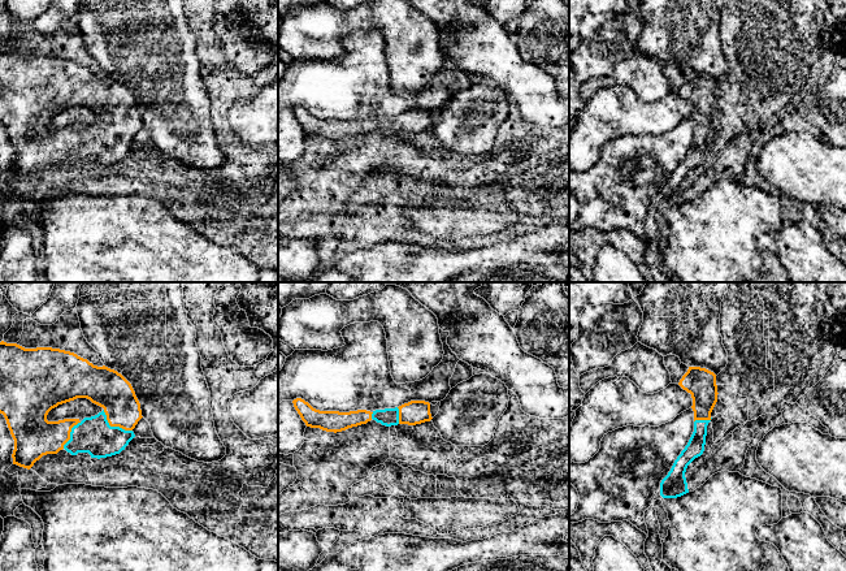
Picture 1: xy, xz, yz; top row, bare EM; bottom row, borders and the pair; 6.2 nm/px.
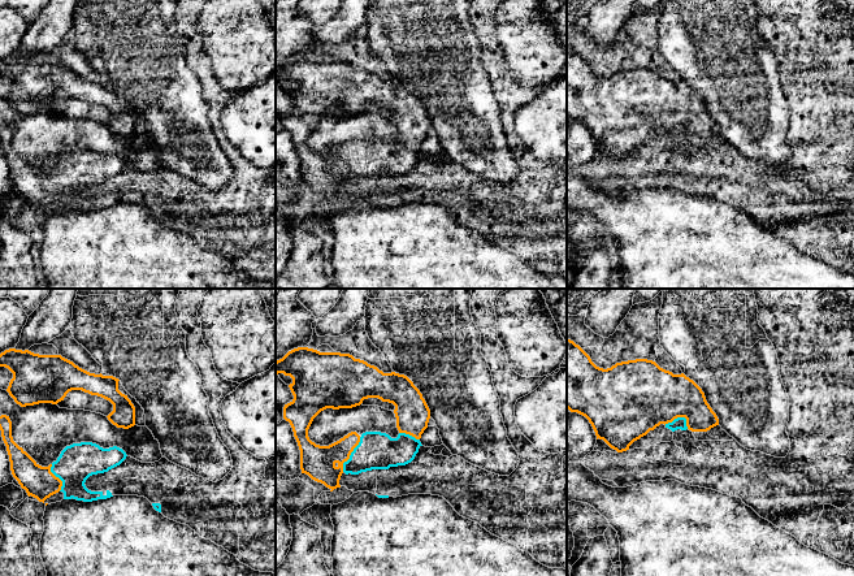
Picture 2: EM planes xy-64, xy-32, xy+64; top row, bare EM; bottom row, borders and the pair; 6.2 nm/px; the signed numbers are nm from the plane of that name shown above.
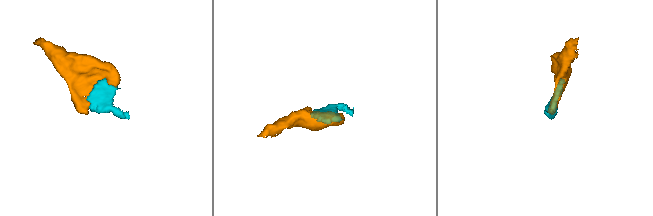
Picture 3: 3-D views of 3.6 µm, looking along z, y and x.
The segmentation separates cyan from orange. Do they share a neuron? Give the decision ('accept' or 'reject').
accept

